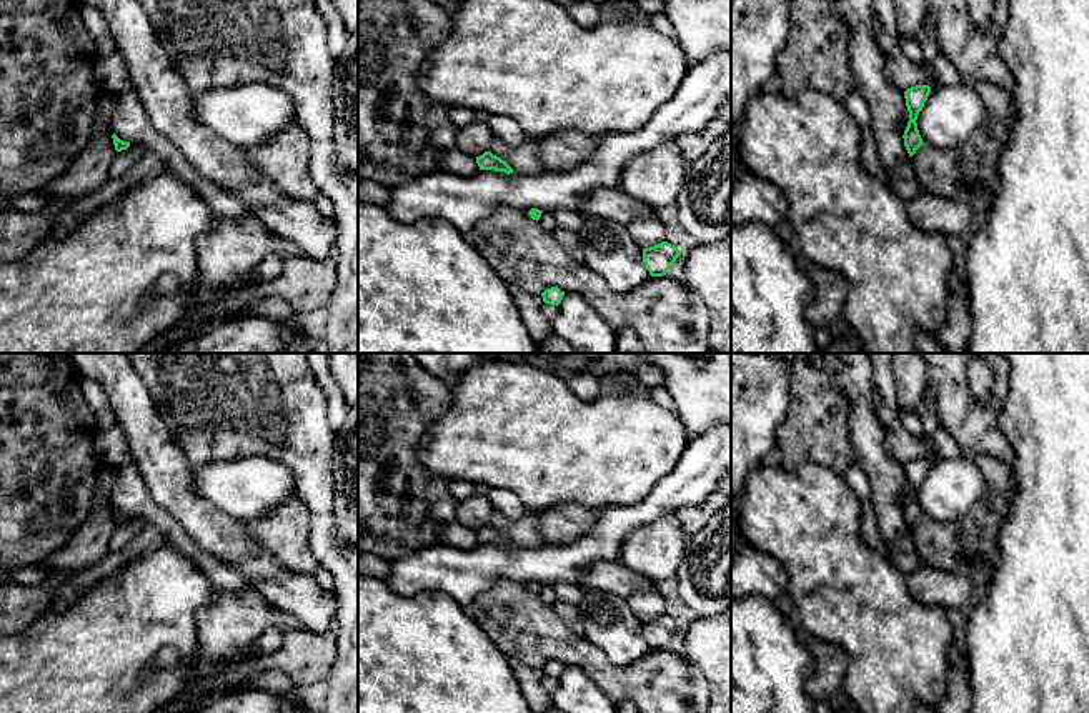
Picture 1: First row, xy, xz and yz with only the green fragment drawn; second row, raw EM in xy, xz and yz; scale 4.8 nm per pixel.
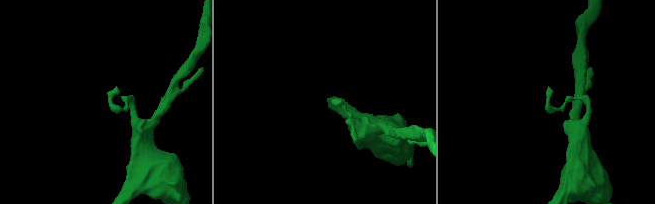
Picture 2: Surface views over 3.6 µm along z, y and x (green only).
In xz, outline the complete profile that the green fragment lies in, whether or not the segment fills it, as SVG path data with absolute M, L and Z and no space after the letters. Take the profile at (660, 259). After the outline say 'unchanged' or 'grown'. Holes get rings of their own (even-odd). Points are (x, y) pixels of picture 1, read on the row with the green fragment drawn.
M661 242L654 247L643 248L643 263L651 277L663 277L674 265L681 252L668 243Z; unchanged

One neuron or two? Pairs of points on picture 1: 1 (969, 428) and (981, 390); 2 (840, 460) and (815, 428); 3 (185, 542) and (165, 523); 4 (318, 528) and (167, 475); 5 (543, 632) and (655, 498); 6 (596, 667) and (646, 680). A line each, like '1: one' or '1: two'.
1: two
2: one
3: one
4: two
5: two
6: one

